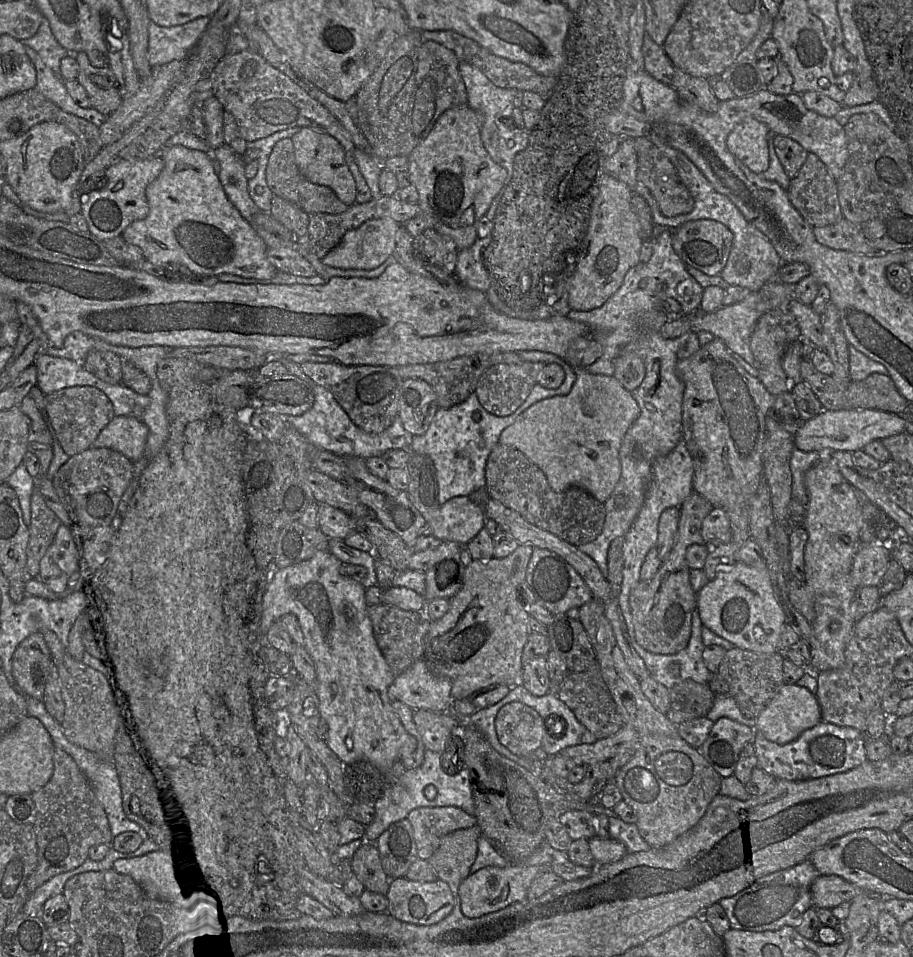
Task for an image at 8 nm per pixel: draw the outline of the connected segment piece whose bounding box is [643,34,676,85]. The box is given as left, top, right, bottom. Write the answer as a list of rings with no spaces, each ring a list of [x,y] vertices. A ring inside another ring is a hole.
[[[647,34],[643,42],[644,69],[658,81],[671,85],[675,66],[667,56],[663,45],[655,43]]]

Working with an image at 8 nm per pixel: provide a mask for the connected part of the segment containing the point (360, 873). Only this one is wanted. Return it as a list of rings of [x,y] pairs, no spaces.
[[[363,843],[349,860],[350,873],[364,890],[385,895],[389,879],[383,872],[375,843]]]

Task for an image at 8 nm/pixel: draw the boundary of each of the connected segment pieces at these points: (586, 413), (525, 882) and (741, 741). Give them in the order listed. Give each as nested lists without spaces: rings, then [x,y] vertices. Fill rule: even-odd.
[[[574,368],[574,371],[575,382],[567,395],[532,404],[501,432],[499,443],[517,449],[539,467],[555,492],[579,487],[605,504],[620,479],[621,447],[626,433],[640,417],[641,407],[635,393],[628,391],[613,375],[592,374],[586,368]]]
[[[510,864],[506,867],[488,866],[471,873],[464,878],[458,888],[462,913],[475,918],[486,913],[502,909],[515,902],[527,899],[527,892],[532,881],[540,874],[550,871],[546,865],[527,866]]]
[[[722,717],[714,722],[699,752],[719,776],[733,776],[739,756],[748,743],[752,743],[753,728]]]

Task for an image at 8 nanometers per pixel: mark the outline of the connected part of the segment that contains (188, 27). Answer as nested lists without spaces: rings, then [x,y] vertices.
[[[201,17],[172,27],[157,25],[151,20],[148,27],[147,57],[152,67],[186,58],[209,25],[210,17]]]

